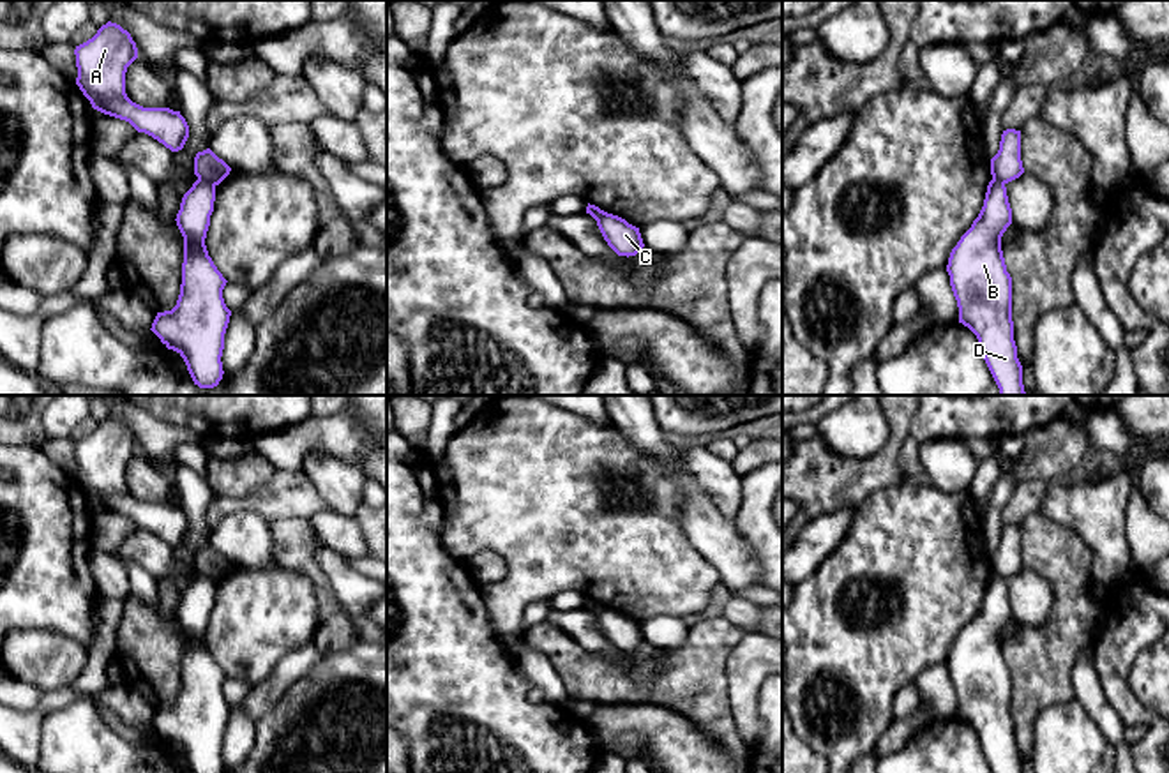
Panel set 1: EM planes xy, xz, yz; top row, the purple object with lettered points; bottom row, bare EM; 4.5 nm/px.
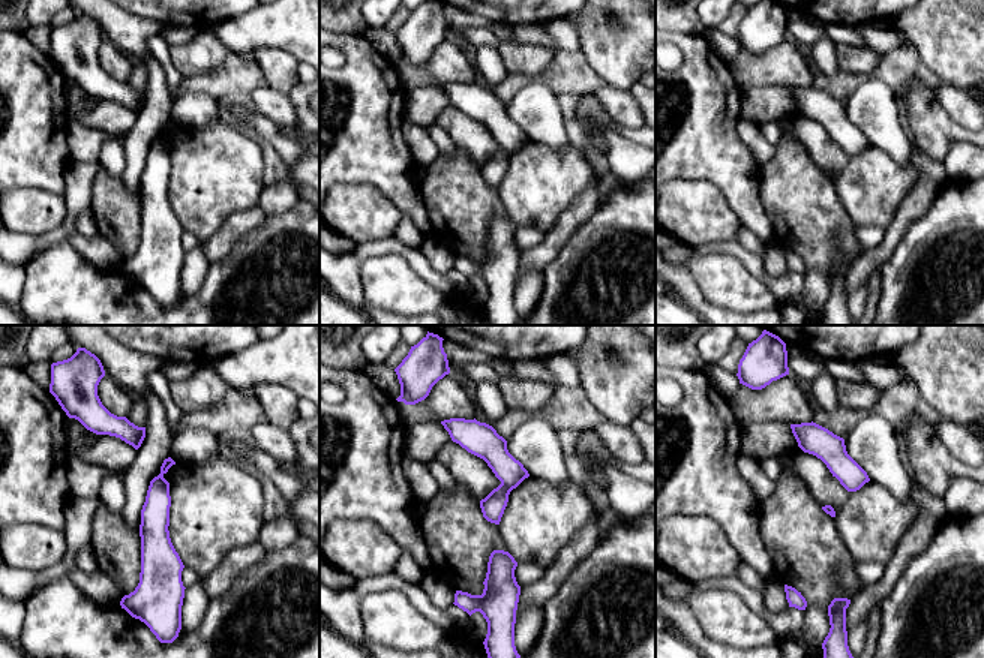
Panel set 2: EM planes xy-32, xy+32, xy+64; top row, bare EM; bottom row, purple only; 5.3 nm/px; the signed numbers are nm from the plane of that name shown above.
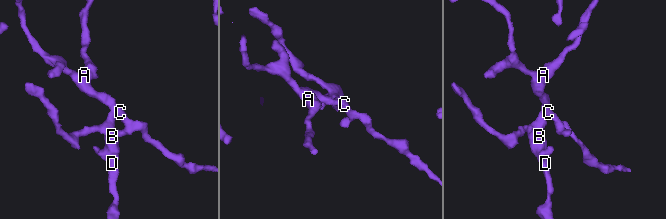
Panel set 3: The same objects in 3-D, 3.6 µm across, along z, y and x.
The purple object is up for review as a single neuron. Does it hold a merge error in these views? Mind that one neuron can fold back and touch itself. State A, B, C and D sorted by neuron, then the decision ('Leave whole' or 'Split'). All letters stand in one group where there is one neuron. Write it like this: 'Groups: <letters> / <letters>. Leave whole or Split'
Groups: A C / B D. Split

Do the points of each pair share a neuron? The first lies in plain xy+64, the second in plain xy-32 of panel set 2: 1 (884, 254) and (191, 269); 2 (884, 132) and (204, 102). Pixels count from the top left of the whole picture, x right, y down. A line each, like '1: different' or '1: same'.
1: different
2: same

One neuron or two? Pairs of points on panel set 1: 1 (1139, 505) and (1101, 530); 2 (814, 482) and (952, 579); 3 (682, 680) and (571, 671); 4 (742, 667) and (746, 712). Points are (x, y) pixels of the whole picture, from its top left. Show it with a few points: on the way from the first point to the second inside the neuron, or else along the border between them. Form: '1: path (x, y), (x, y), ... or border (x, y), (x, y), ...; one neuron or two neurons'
1: border (1129, 472), (1131, 500), (1125, 537), (1132, 553); two neurons
2: border (889, 486), (871, 493), (853, 510); two neurons
3: path (654, 690), (625, 690), (613, 683), (599, 682); one neuron
4: path (744, 678), (744, 701); one neuron

